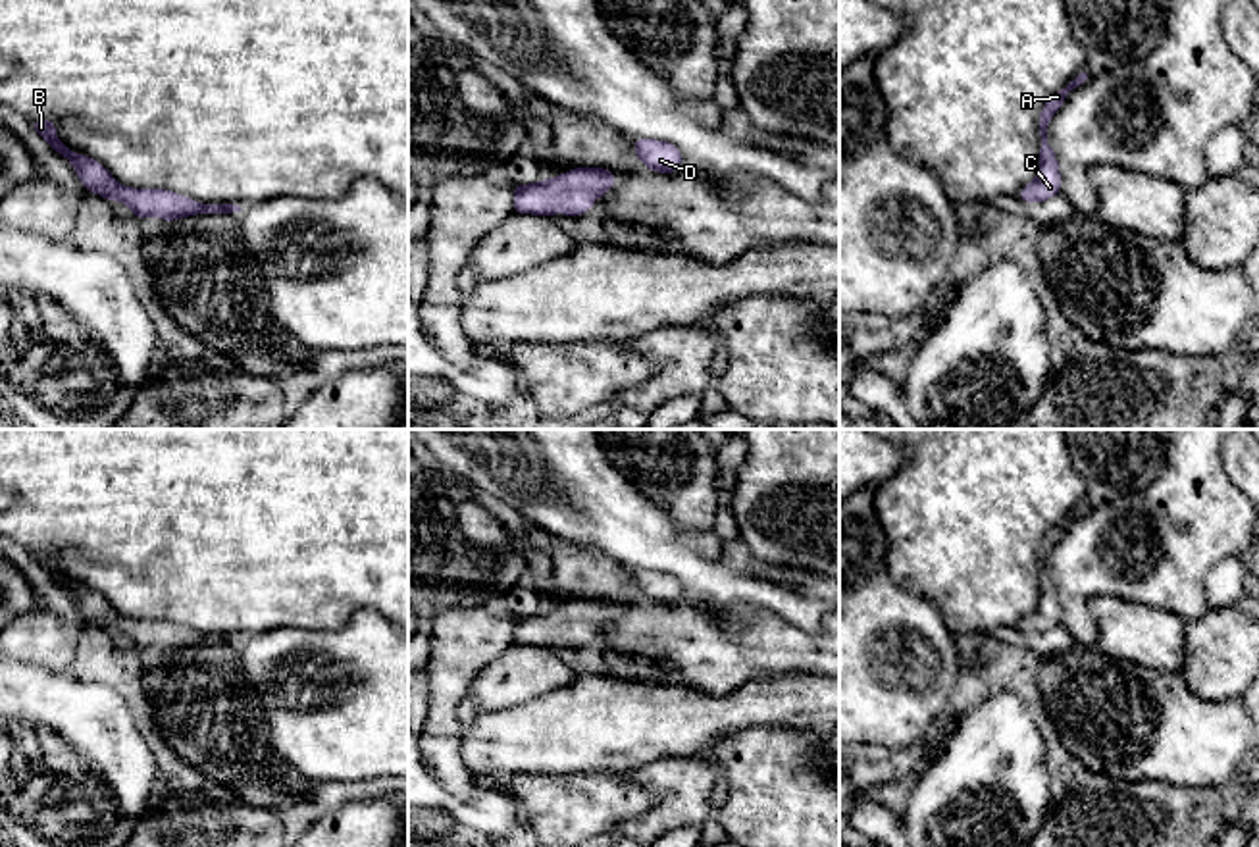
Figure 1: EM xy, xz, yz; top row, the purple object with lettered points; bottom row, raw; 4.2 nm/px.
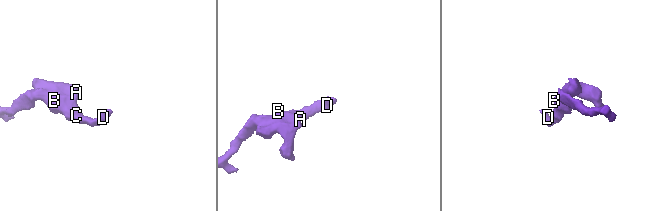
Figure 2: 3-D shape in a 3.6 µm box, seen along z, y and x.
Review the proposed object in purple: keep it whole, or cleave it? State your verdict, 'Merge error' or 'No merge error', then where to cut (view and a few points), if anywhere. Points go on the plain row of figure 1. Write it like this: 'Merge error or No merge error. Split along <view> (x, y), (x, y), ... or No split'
No merge error. No split

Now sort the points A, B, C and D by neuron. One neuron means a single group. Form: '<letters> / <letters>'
A B C D

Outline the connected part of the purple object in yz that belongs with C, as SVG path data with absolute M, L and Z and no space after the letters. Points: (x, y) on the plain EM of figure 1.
M1086 502L1080 504L1074 512L1055 524L1043 537L1038 556L1041 566L1040 578L1040 604L1038 608L1024 618L1016 628L1018 631L1026 633L1043 633L1061 624L1061 608L1059 608L1059 593L1053 585L1053 579L1047 572L1047 554L1055 547L1055 543L1063 537L1065 529L1072 520L1082 516L1088 510Z

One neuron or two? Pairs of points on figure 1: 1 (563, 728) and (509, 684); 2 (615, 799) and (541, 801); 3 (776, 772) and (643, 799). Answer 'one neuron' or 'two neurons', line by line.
1: two neurons
2: one neuron
3: two neurons

